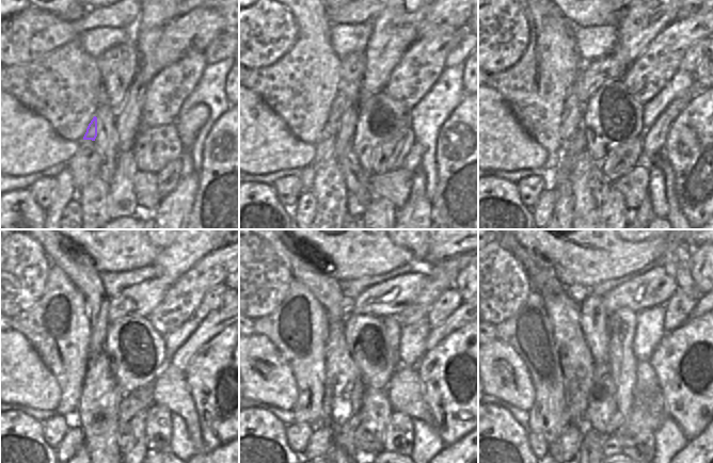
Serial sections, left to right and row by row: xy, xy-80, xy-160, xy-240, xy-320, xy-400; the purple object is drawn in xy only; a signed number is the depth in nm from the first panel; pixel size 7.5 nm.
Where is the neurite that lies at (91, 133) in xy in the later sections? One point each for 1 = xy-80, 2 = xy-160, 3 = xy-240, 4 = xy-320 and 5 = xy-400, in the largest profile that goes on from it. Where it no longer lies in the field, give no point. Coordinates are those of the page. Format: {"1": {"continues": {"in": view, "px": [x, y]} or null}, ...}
{"1": {"continues": {"in": "xy-80", "px": [348, 93]}}, "2": {"continues": {"in": "xy-160", "px": [595, 74]}}, "3": {"continues": {"in": "xy-240", "px": [140, 300]}}, "4": {"continues": {"in": "xy-320", "px": [387, 299]}}, "5": {"continues": {"in": "xy-400", "px": [654, 288]}}}

